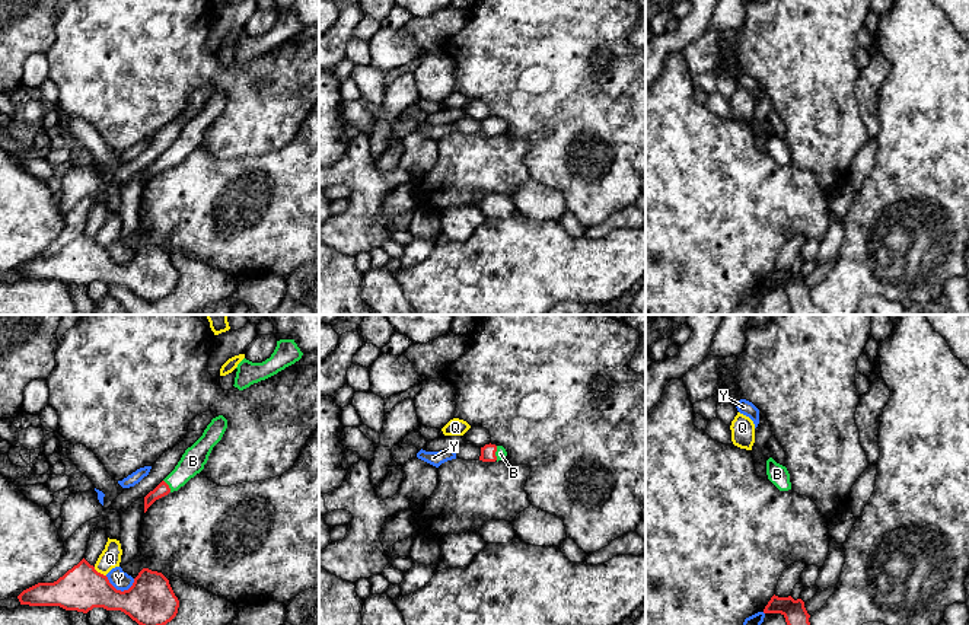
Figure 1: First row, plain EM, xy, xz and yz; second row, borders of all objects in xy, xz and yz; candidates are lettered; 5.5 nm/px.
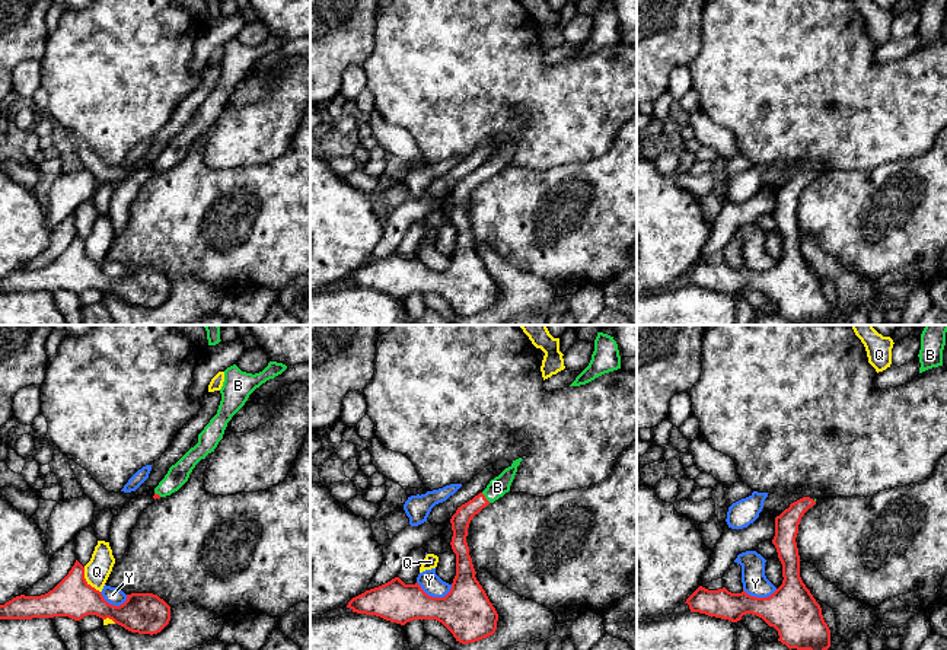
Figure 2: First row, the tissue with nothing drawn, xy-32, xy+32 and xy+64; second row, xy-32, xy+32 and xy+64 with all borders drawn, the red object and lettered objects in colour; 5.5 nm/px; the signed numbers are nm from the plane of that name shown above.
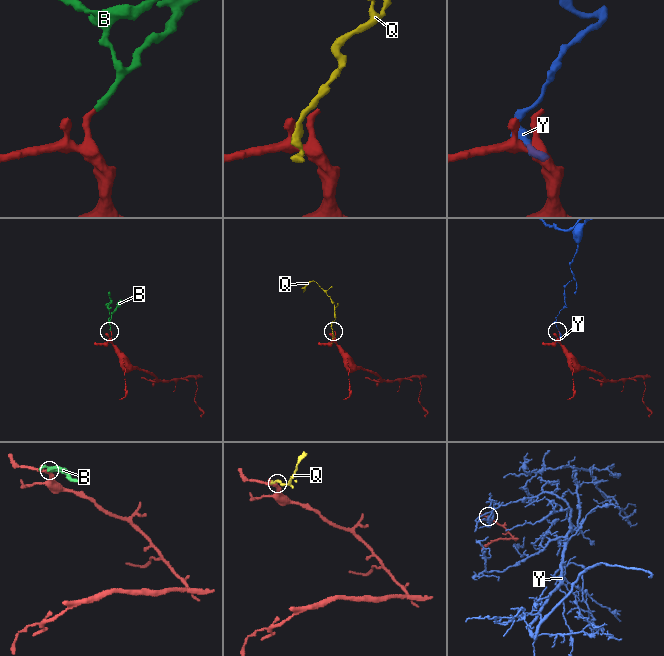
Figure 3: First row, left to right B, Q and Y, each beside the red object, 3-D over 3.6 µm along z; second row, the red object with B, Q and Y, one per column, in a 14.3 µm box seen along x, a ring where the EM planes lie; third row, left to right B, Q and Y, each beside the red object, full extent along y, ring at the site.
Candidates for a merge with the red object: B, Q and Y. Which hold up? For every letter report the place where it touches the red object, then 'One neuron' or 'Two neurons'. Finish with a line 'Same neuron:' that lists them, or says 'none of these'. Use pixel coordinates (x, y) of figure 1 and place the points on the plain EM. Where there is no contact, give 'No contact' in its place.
B: Touches red at xz (494, 127). One neuron
Q: Touches red at xy (99, 246). Two neurons
Y: Touches red at xy (120, 264). Two neurons
Same neuron: B

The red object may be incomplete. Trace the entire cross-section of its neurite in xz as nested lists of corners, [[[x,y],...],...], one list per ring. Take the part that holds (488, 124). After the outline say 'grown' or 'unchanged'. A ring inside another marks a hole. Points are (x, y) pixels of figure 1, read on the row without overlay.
[[[485,118],[484,121],[481,121],[481,130],[479,134],[482,135],[498,135],[498,134],[504,134],[507,130],[507,125],[503,119],[495,119],[495,118]]]; grown

